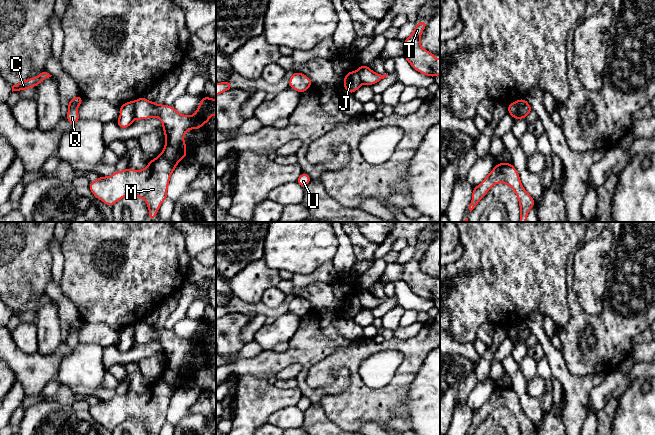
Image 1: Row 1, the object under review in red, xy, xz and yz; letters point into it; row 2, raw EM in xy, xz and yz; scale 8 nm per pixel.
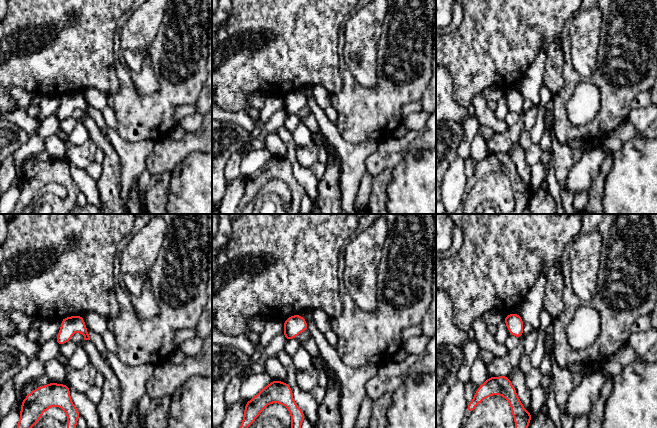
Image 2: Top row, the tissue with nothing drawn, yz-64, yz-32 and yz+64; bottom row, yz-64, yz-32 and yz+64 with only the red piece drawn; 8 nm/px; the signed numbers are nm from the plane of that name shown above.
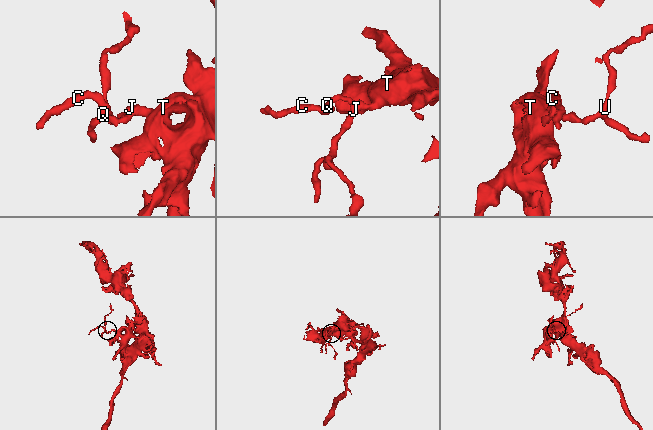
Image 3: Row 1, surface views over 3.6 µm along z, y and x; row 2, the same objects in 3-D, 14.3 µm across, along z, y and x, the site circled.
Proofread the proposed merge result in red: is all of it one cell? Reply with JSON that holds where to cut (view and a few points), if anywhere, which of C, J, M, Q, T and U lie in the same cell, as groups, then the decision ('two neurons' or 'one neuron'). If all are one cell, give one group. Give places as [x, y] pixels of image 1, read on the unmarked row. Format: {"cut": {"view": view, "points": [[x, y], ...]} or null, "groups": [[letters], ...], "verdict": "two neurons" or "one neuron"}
{"cut": {"view": "yz", "points": [[520, 323], [520, 339], [517, 342]]}, "groups": [["C", "J", "Q", "U"], ["M", "T"]], "verdict": "two neurons"}

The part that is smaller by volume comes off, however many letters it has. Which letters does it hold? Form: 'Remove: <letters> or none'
Remove: C, J, Q, U

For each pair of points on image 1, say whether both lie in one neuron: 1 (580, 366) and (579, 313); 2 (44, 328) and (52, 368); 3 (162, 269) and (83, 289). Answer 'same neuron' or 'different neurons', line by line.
1: same neuron
2: different neurons
3: same neuron

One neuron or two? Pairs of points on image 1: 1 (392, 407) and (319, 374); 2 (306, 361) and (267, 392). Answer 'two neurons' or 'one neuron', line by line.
1: one neuron
2: two neurons

